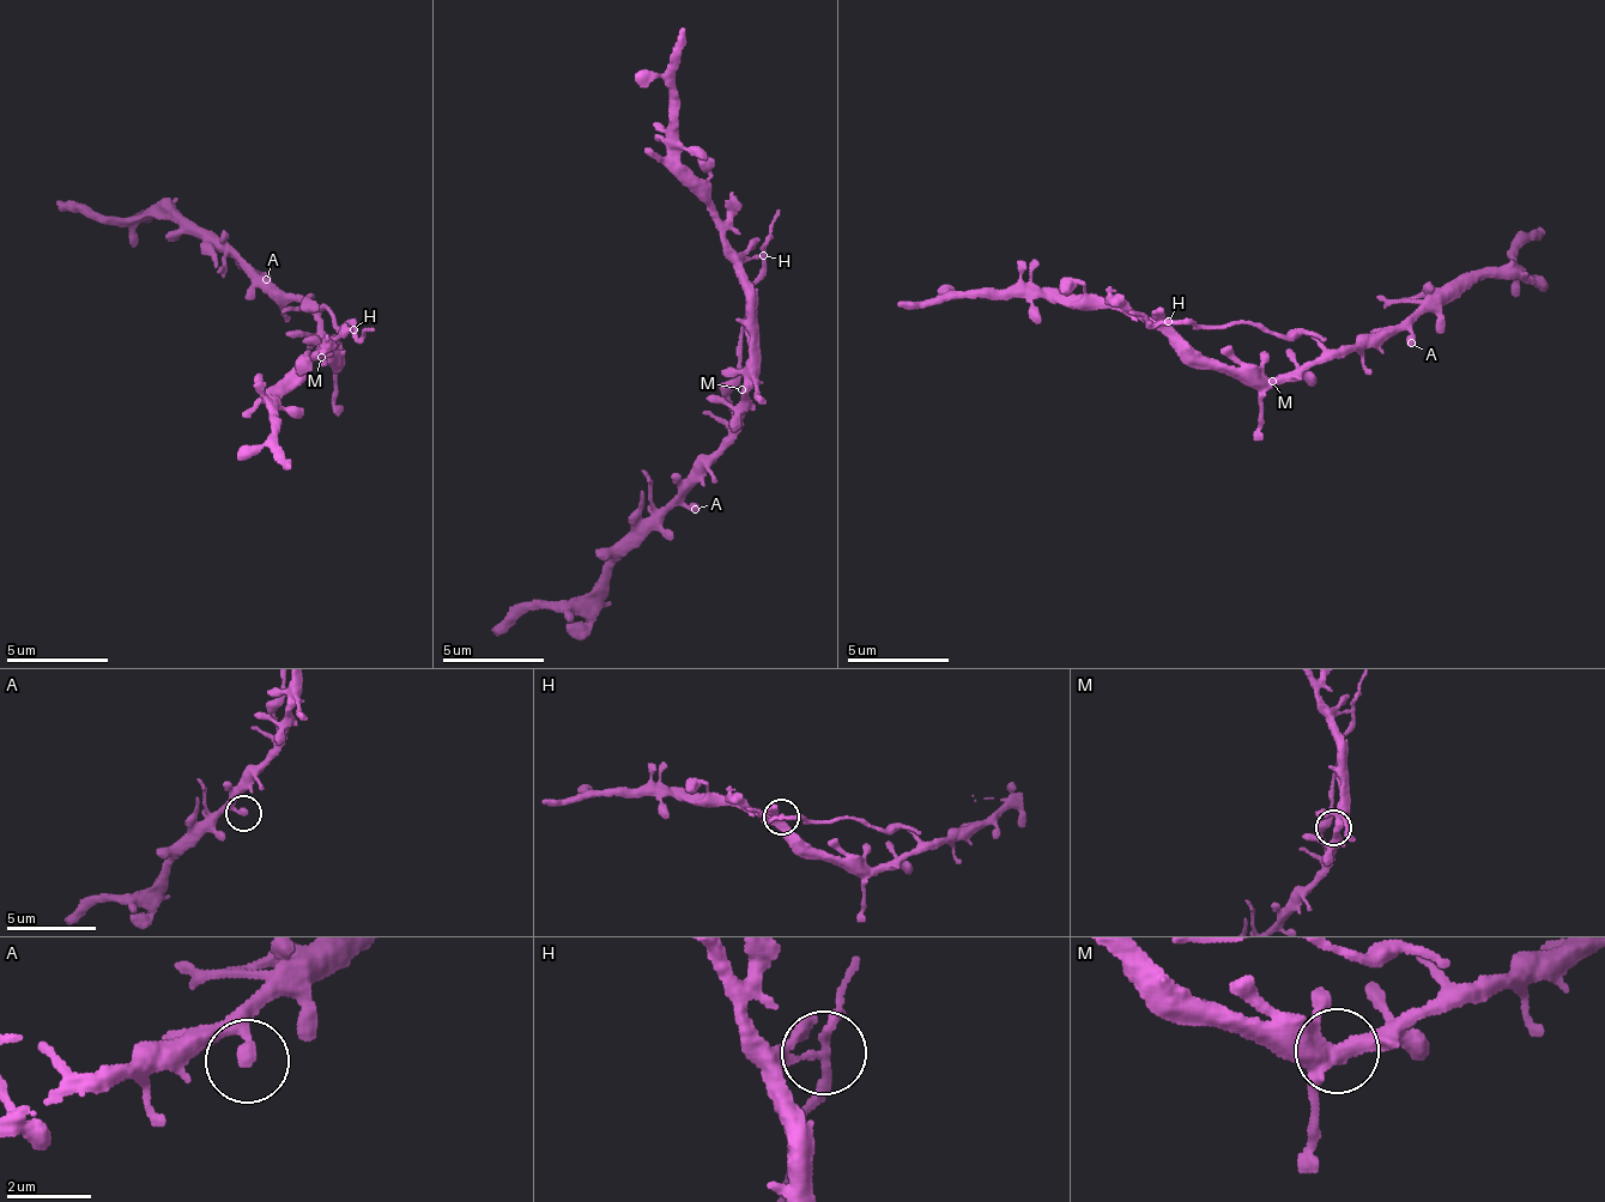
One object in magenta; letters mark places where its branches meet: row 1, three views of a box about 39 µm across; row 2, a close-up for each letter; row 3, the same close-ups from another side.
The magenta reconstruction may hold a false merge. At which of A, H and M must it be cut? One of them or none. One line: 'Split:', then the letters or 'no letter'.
Split: H

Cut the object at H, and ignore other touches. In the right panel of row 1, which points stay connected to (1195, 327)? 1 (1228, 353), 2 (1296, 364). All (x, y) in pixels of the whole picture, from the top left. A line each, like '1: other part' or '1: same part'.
1: other part
2: other part

